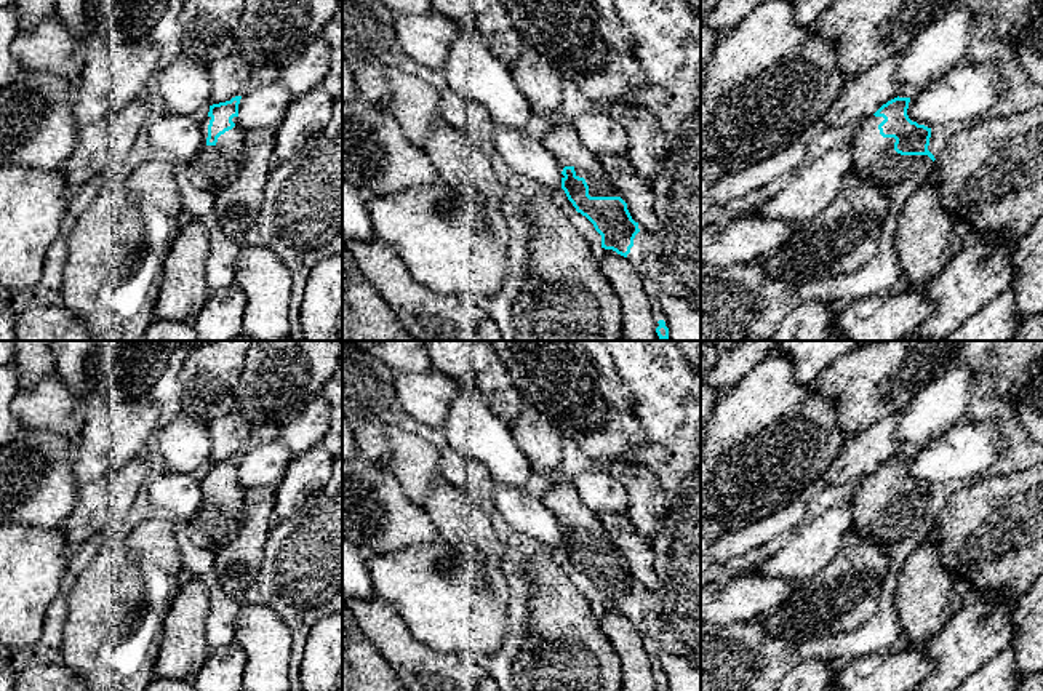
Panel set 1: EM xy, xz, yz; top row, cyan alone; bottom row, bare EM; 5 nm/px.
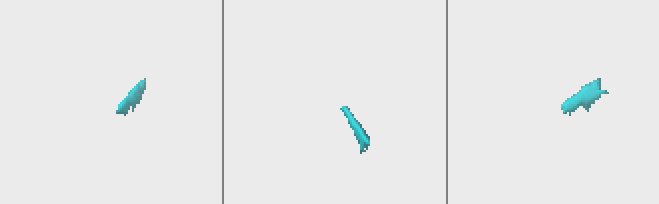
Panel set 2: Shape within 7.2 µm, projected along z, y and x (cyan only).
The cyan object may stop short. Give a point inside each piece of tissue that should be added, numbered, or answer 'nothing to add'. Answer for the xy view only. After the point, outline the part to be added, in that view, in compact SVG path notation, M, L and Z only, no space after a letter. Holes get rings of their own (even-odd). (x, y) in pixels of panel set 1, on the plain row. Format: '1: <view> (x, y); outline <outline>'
1: xy (213, 525); outline M206 475L200 480L202 502L187 520L186 536L194 545L219 549L234 541L243 526L246 491L240 488L238 477L234 475L235 485L221 493L214 504L208 504L210 478L211 475Z

